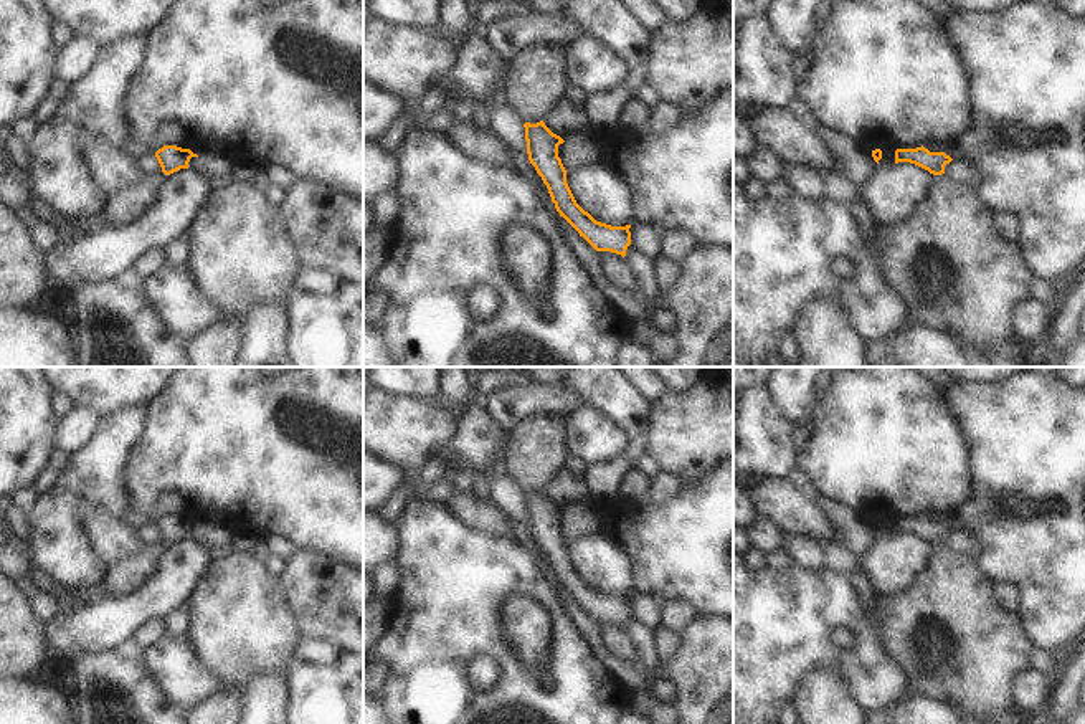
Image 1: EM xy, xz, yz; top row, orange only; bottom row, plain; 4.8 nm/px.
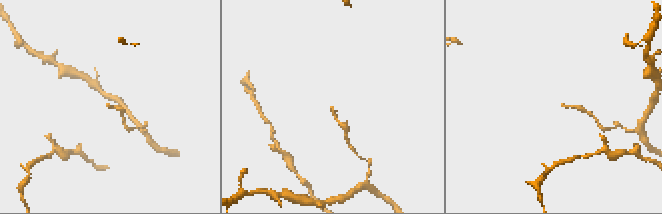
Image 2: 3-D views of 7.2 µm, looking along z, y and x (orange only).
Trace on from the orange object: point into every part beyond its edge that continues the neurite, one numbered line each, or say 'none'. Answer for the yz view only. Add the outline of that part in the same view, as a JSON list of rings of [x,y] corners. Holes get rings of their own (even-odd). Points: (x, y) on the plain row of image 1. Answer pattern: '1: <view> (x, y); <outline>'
1: yz (887, 529); [[[888,516],[880,519],[882,521],[882,529],[879,531],[879,537],[890,537],[895,534],[895,516]]]

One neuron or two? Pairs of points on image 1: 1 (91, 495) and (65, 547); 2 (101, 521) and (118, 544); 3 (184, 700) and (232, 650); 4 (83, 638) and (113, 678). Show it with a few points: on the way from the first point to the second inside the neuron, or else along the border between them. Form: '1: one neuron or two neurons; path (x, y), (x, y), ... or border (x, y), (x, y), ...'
1: one neuron; path (76, 504), (65, 516), (65, 533)
2: one neuron; path (101, 526), (113, 539)
3: two neurons; border (189, 638), (195, 657), (222, 686), (194, 706)
4: two neurons; border (114, 648), (78, 653), (71, 662)

